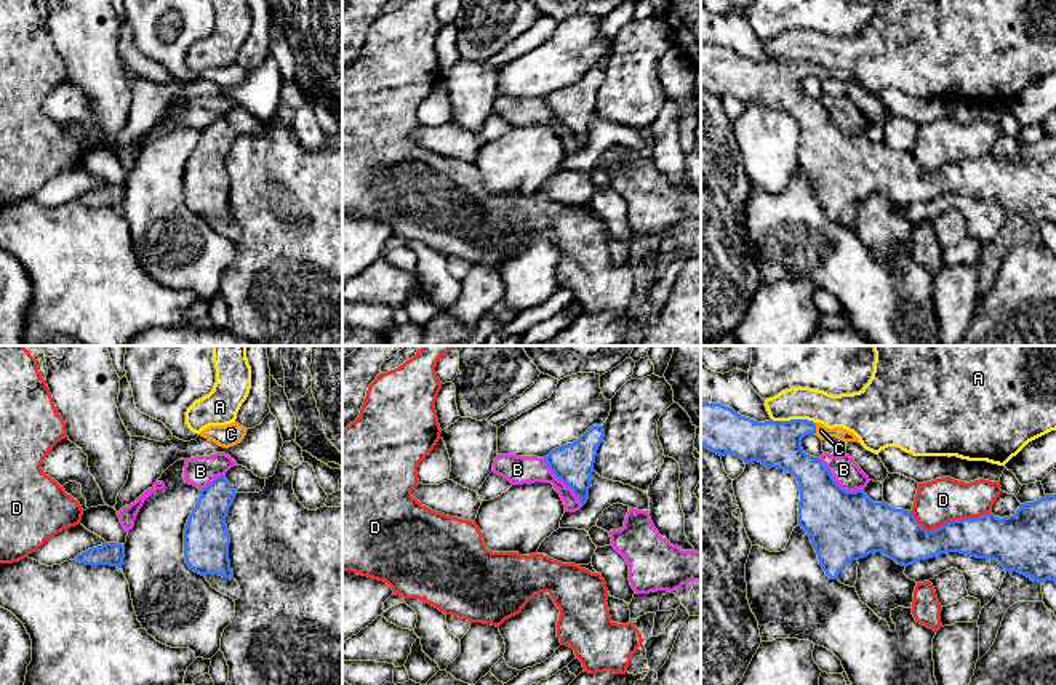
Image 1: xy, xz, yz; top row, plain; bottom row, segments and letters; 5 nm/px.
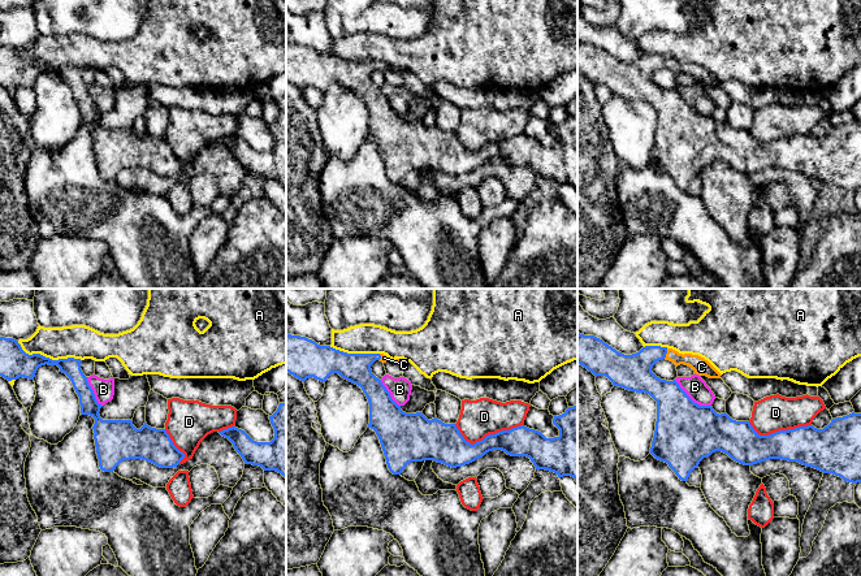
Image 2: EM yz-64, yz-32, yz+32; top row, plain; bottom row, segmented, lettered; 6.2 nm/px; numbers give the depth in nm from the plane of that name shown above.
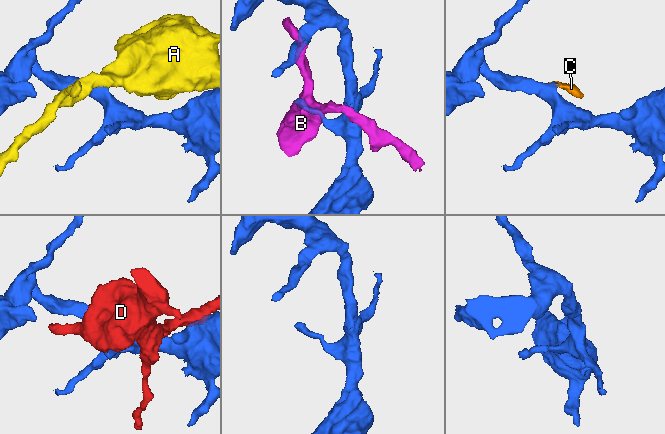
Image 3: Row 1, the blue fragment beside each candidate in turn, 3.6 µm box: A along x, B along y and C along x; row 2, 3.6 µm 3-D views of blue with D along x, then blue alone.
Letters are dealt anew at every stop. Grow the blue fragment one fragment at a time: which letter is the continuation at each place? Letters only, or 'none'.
C

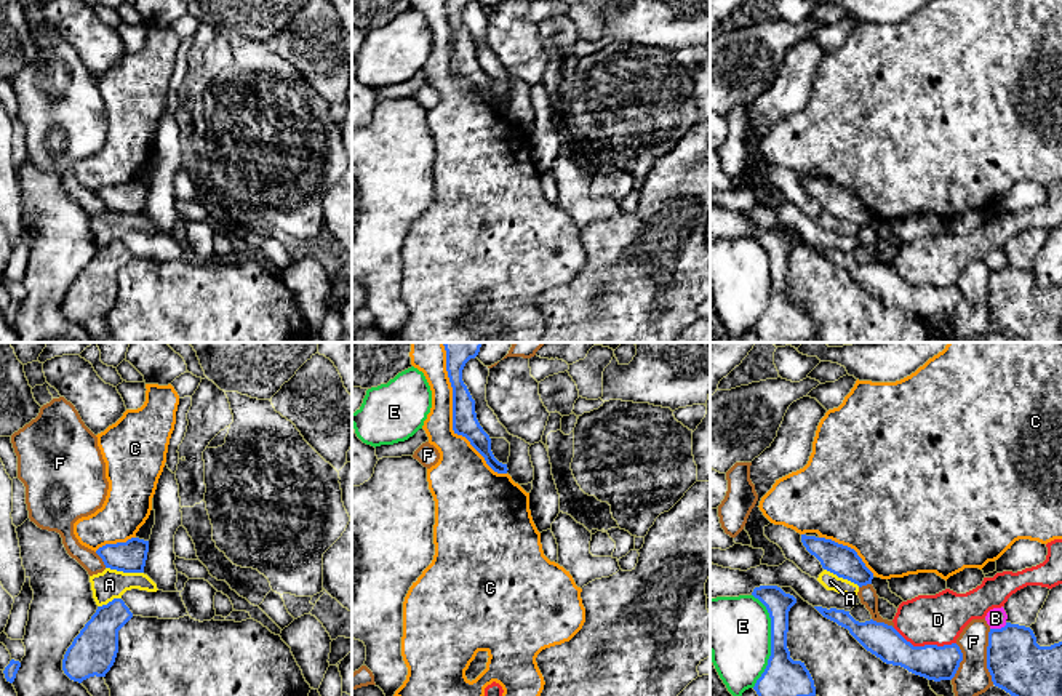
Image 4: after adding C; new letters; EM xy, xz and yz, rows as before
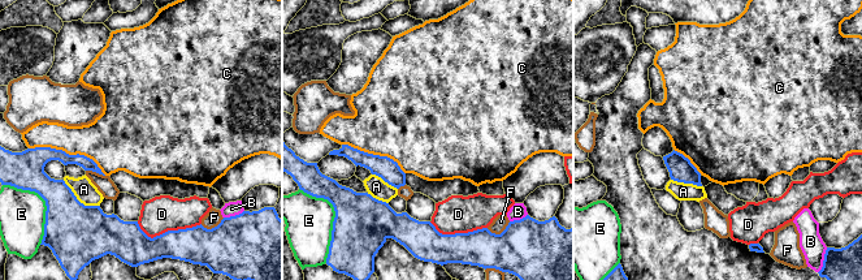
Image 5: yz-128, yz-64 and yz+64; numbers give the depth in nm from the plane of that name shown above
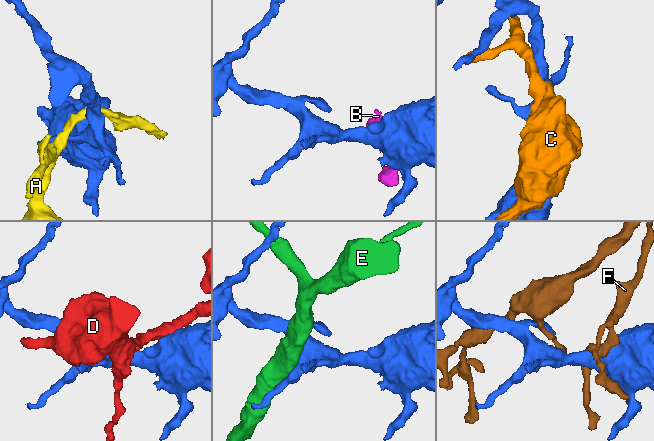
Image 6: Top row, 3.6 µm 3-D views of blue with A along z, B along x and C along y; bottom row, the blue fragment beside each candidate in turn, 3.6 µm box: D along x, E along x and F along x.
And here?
none

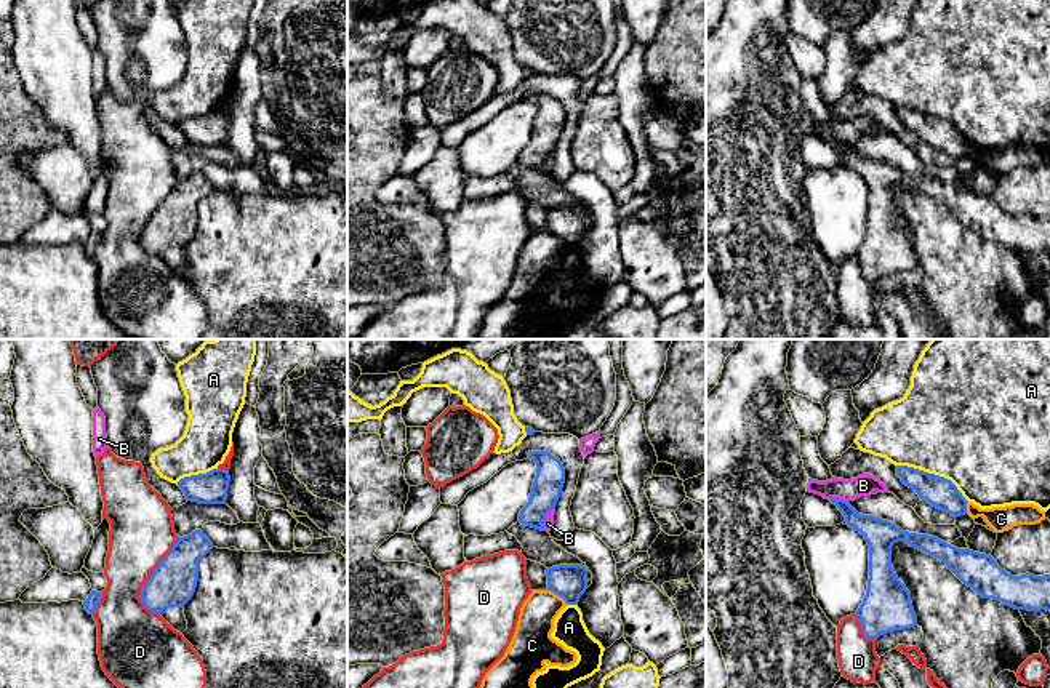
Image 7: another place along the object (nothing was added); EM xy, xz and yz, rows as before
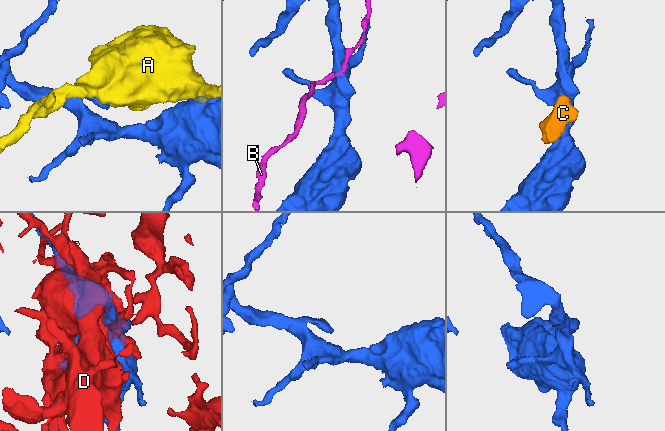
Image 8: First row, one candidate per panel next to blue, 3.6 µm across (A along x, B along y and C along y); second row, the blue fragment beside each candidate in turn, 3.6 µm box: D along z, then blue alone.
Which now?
none

